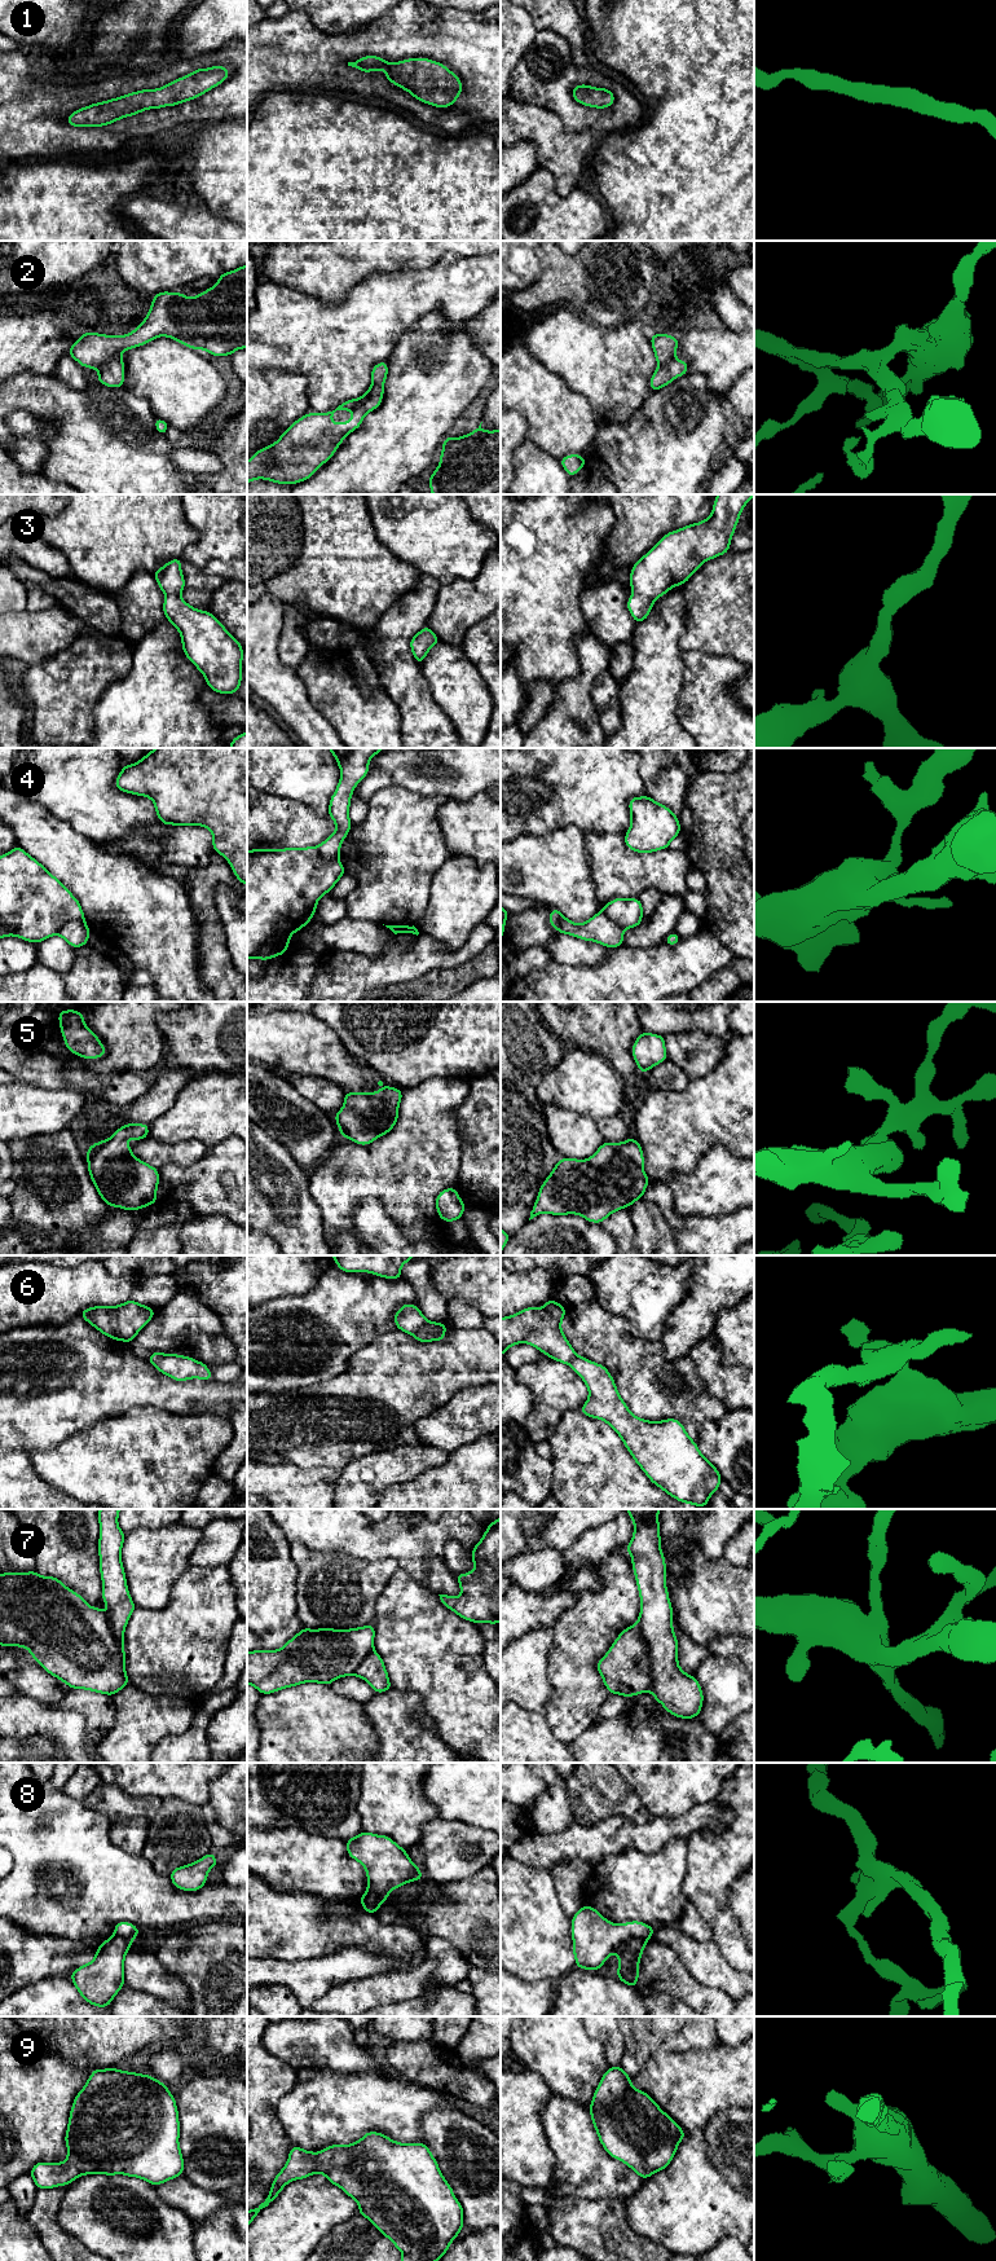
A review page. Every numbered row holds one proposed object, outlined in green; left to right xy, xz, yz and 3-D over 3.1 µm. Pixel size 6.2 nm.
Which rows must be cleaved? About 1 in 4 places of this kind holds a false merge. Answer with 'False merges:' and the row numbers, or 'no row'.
False merges: 4, 6, 8

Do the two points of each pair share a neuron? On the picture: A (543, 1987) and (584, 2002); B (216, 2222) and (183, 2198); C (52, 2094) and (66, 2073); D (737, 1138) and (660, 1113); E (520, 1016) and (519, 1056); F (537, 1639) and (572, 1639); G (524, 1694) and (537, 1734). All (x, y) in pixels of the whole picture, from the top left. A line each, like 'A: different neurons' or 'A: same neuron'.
A: different neurons
B: different neurons
C: same neuron
D: same neuron
E: same neuron
F: different neurons
G: different neurons

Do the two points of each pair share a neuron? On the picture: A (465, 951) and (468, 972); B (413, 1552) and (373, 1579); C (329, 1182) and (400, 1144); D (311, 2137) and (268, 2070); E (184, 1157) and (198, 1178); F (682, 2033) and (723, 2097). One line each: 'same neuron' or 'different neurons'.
A: different neurons
B: different neurons
C: same neuron
D: different neurons
E: different neurons
F: different neurons

